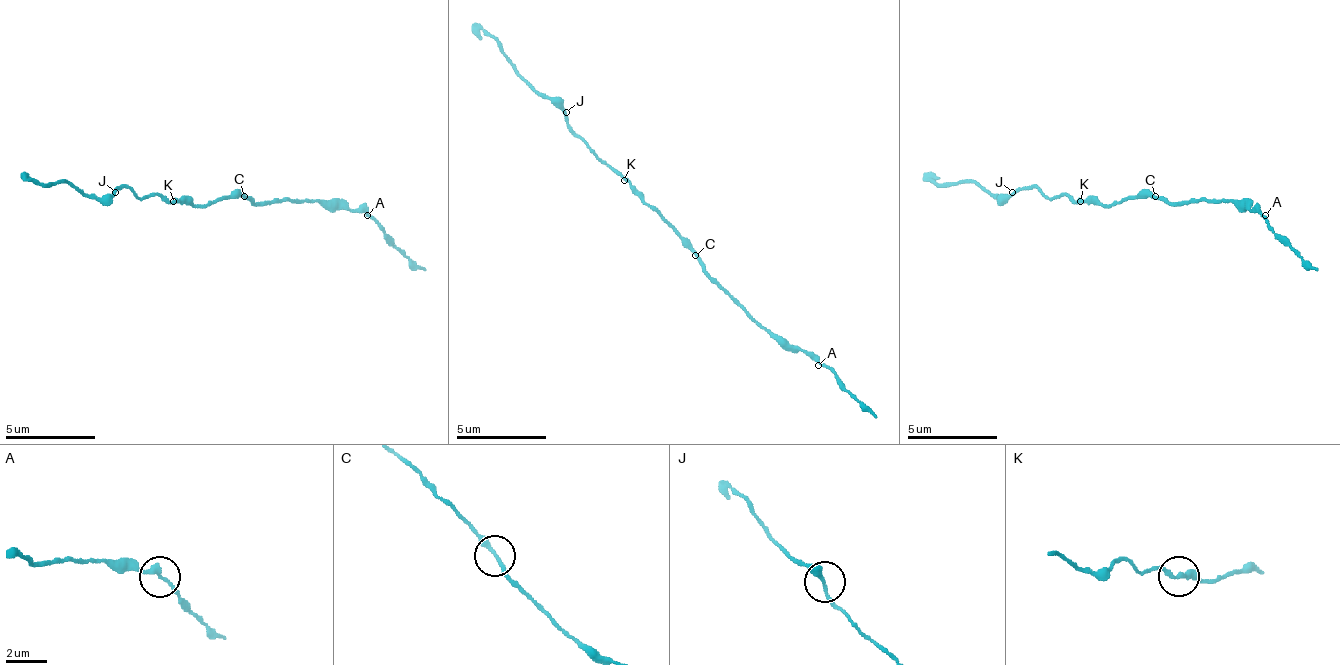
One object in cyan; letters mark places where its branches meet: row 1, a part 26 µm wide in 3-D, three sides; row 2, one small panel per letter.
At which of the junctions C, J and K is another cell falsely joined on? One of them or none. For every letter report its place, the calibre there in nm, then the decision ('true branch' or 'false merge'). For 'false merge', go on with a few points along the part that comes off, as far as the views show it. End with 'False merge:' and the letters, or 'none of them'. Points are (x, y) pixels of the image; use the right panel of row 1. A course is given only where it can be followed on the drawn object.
C: at (1155, 196); 240 nm thick; true branch
J: at (1012, 192); 280 nm thick; true branch
K: at (1080, 201); 220 nm thick; true branch
False merge: none of them

